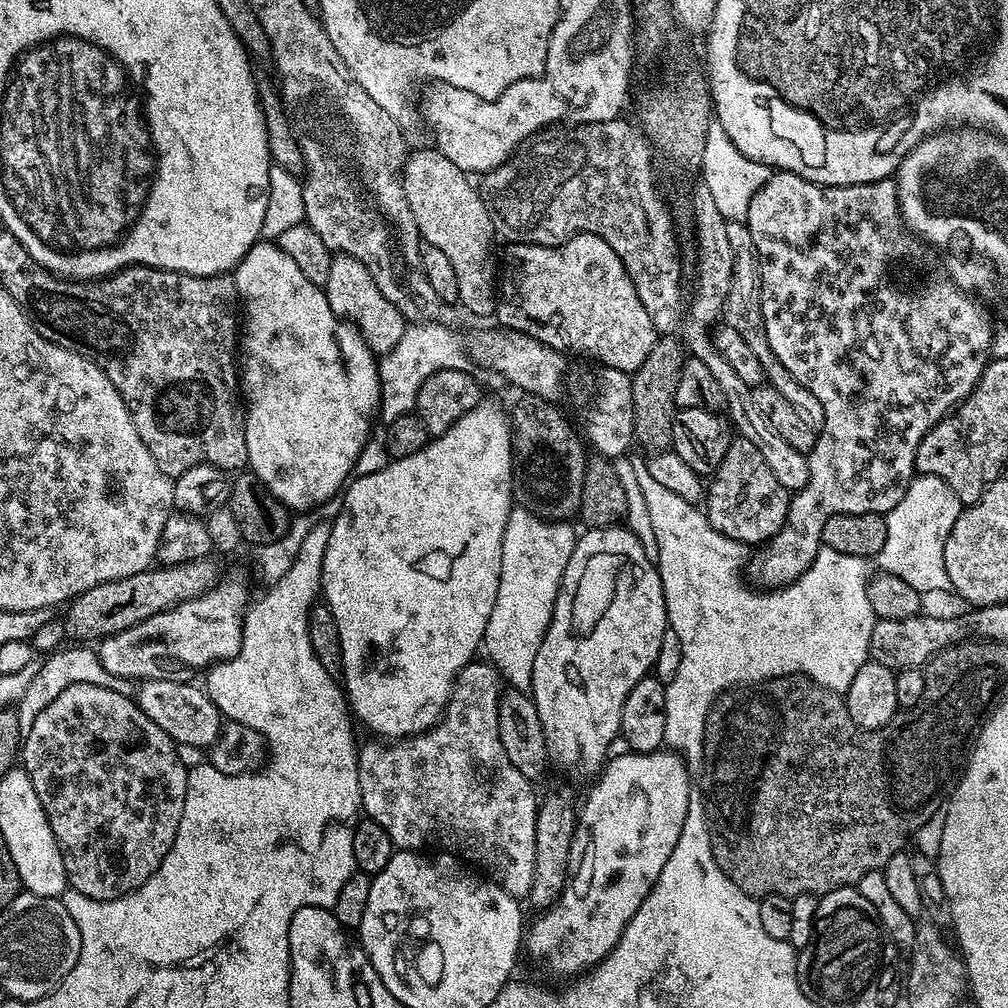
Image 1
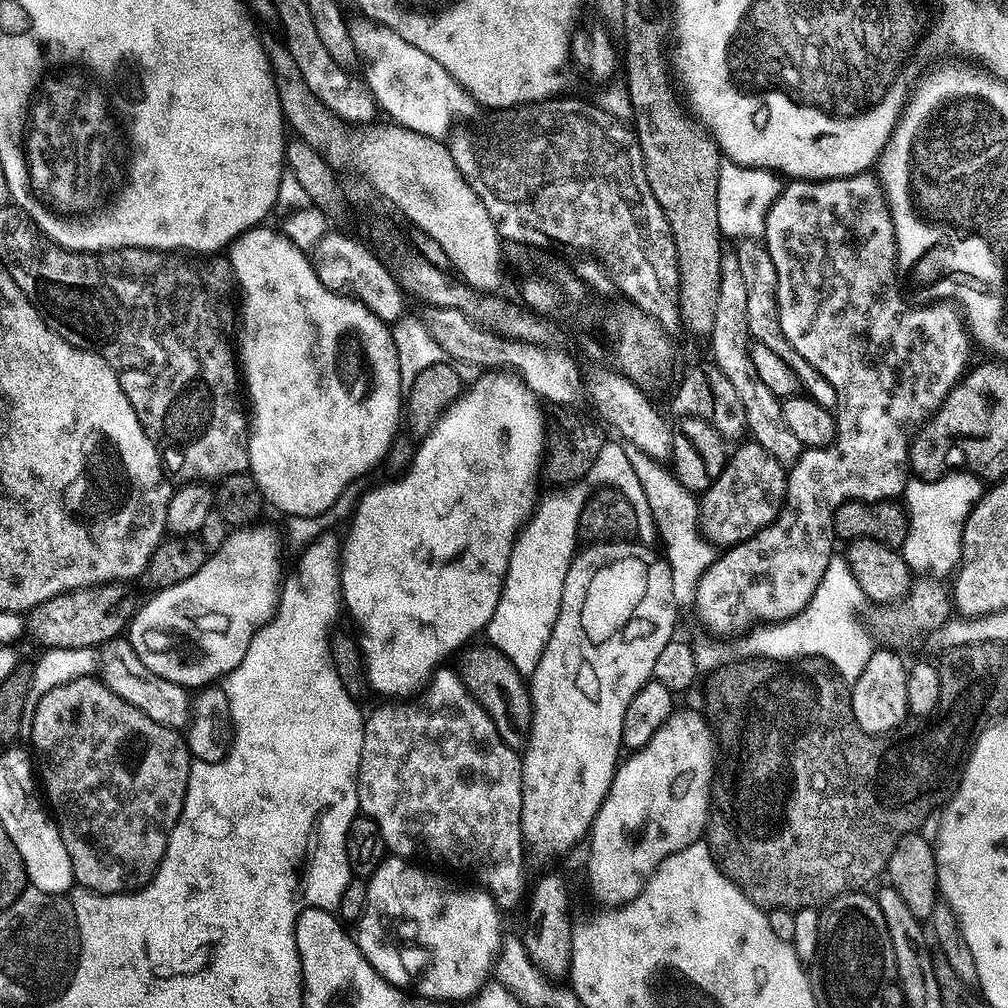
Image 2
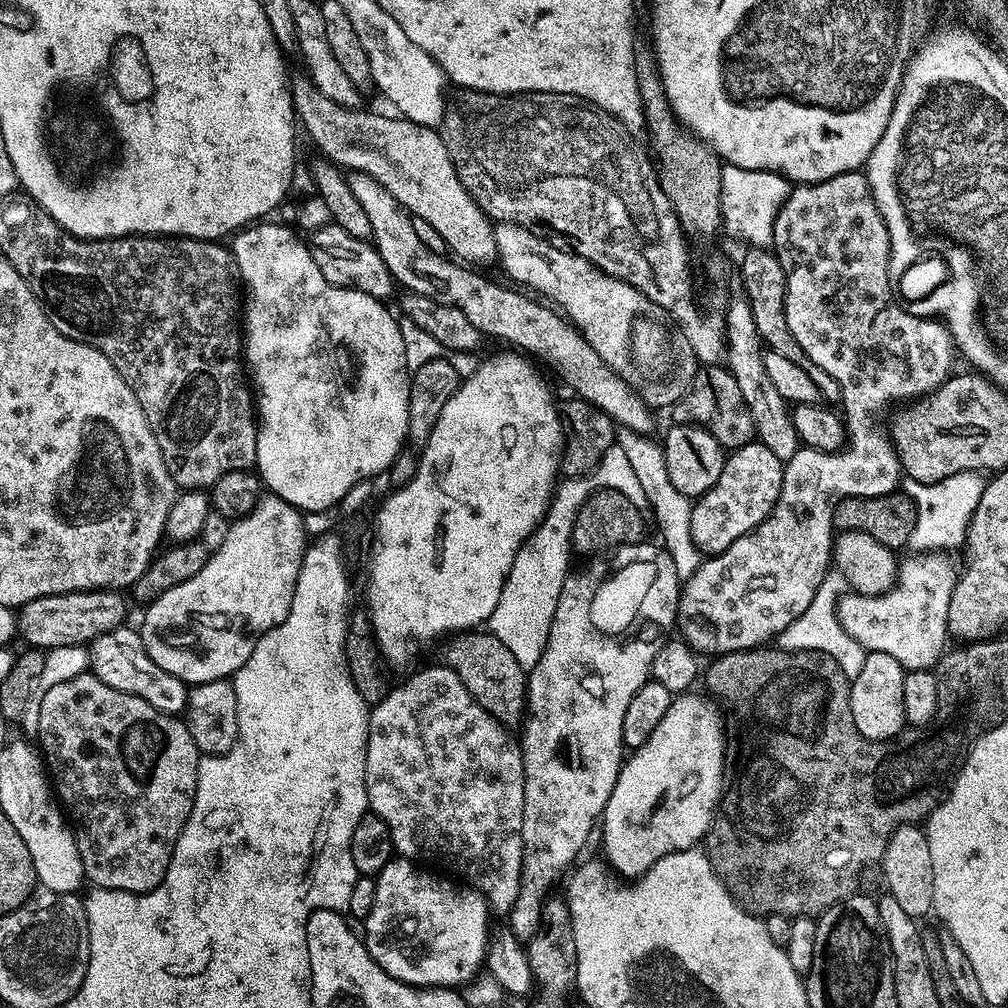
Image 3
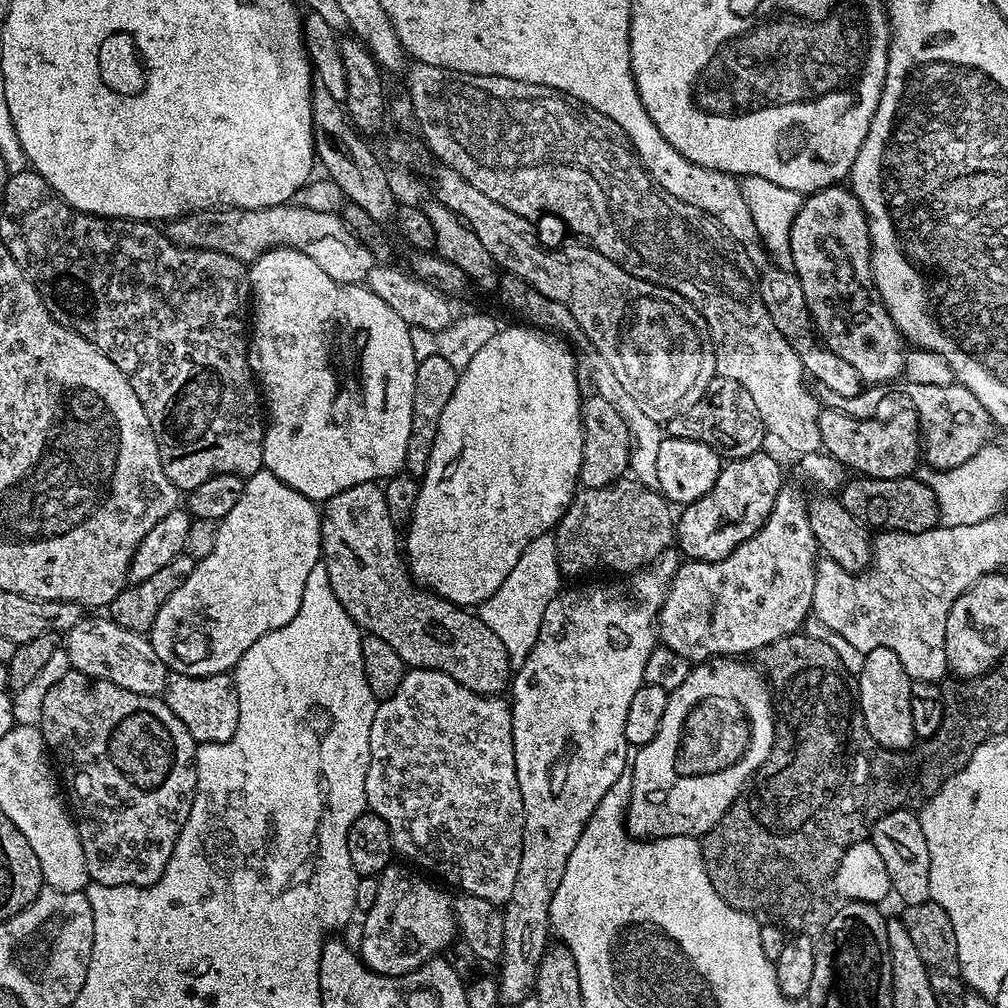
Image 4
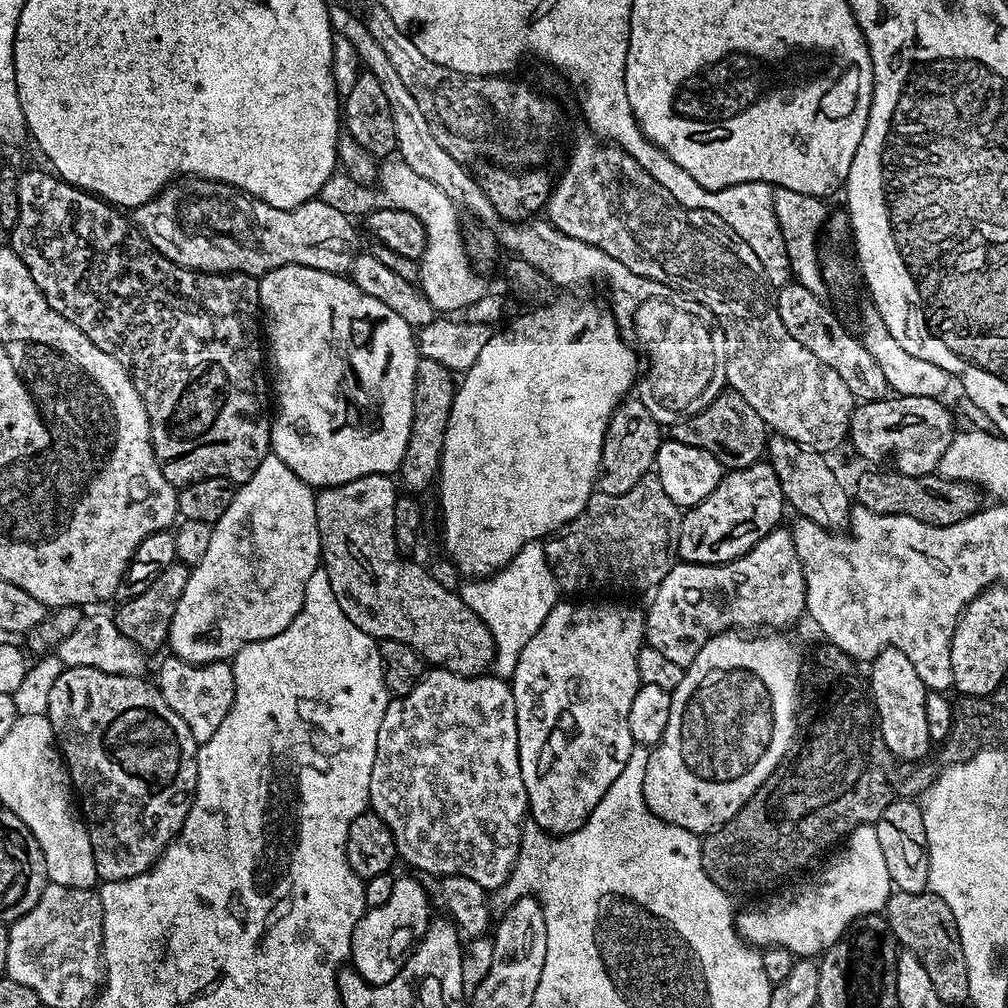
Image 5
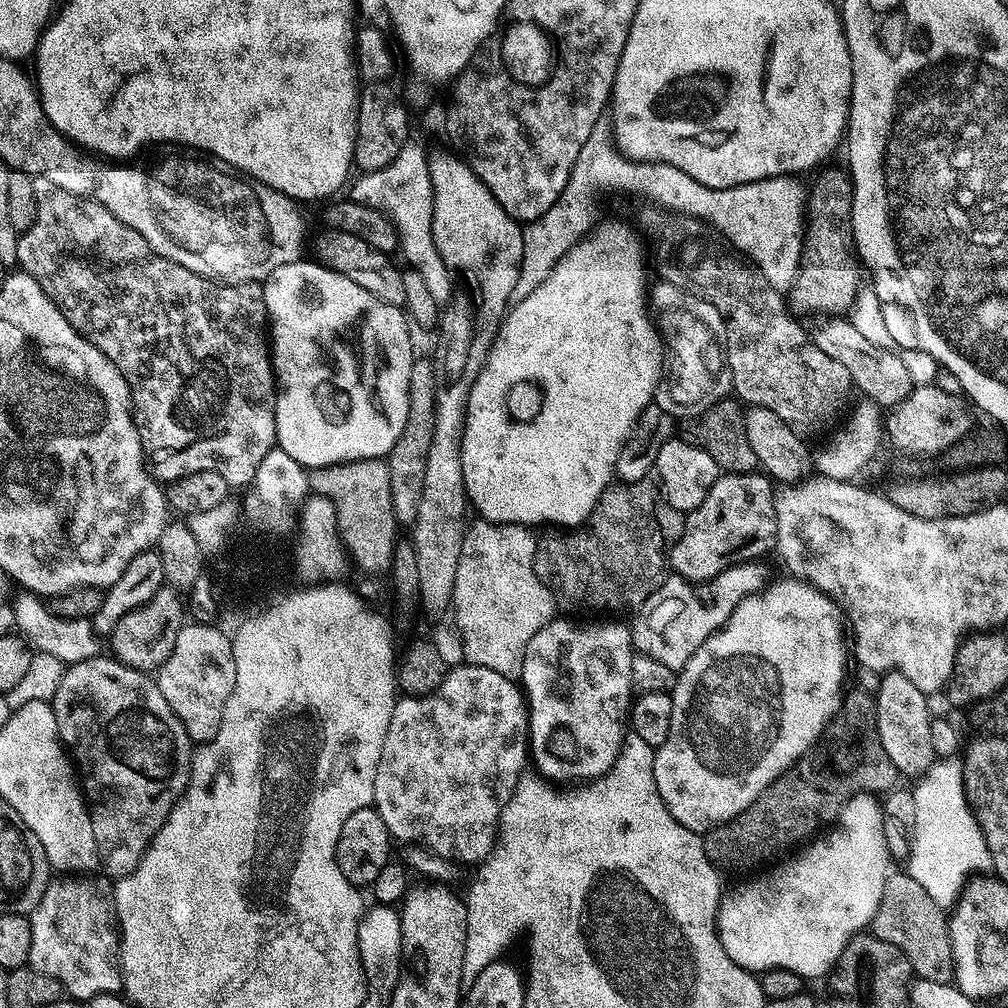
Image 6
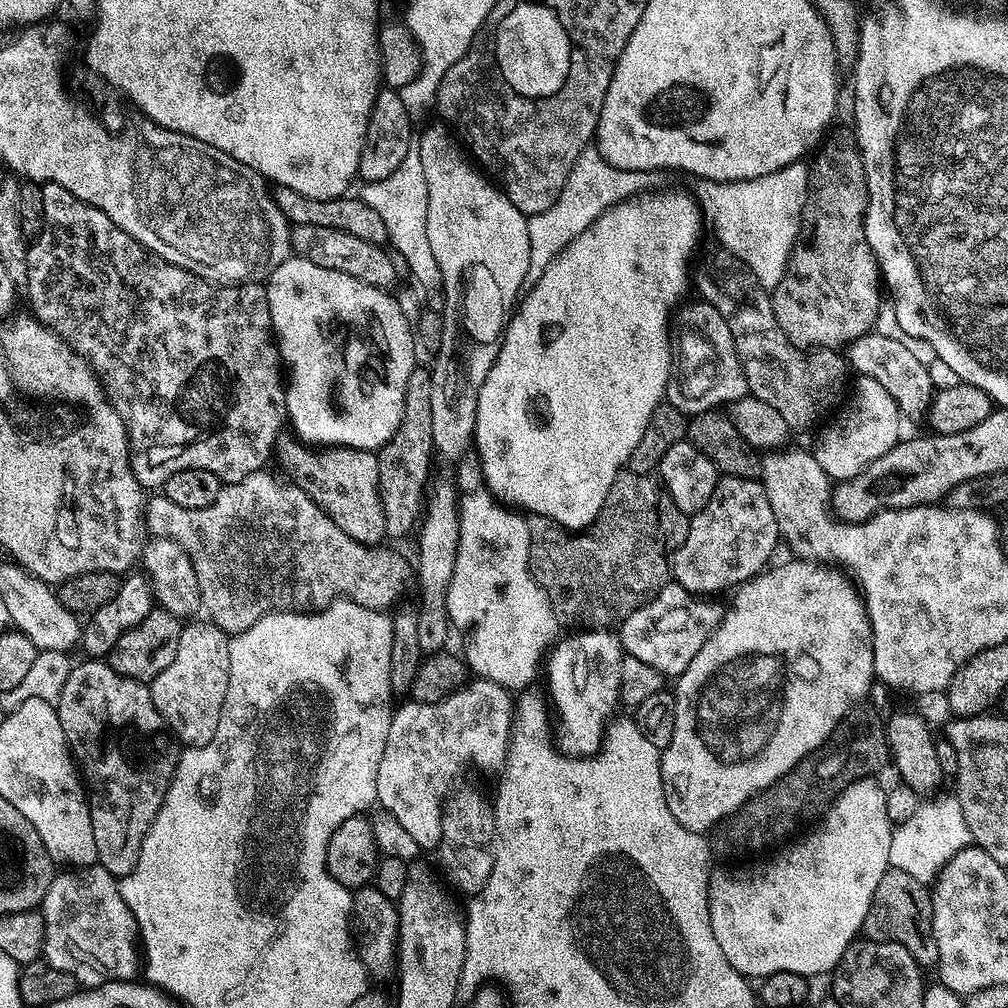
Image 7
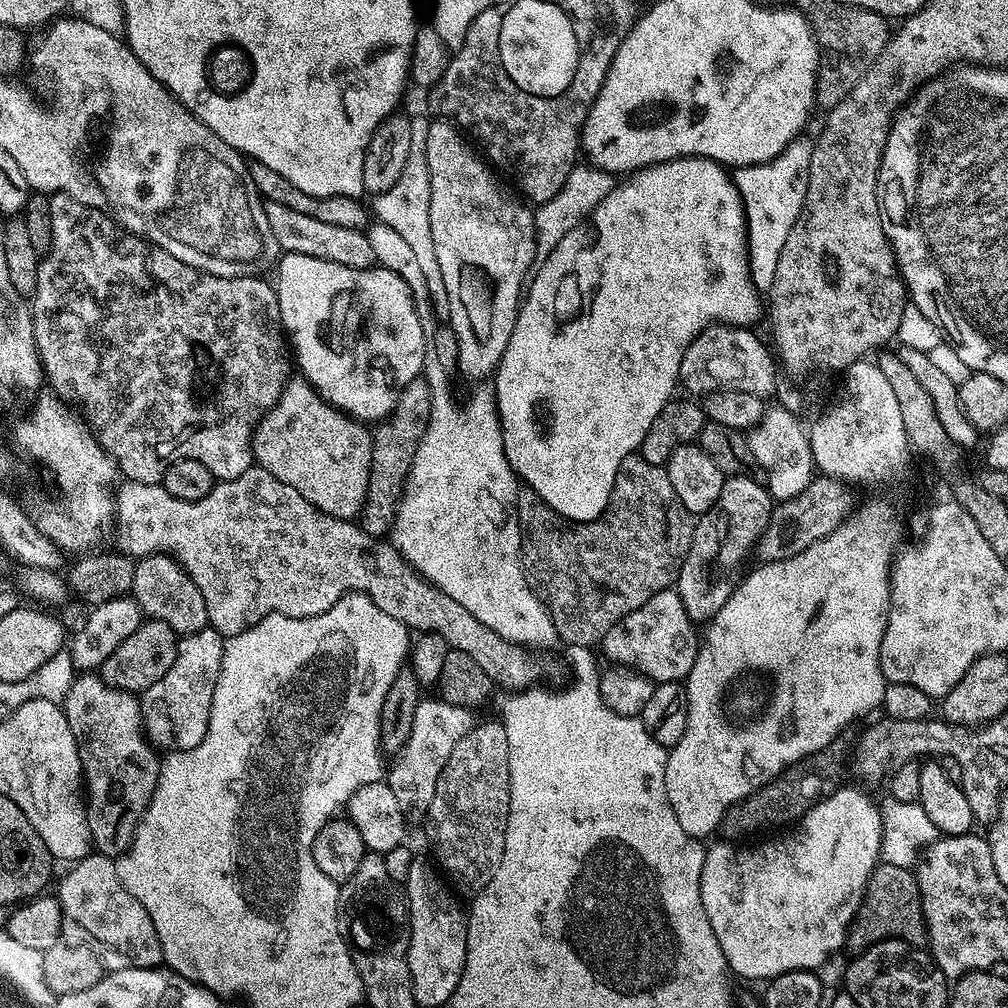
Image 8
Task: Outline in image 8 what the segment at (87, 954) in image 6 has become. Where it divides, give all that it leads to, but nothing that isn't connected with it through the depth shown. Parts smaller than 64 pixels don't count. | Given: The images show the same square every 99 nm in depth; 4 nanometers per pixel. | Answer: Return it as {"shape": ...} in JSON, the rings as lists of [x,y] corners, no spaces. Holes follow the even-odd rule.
{"shape":[[[93,854],[85,860],[75,861],[69,868],[72,869],[61,878],[60,892],[58,891],[63,919],[67,923],[69,920],[70,923],[77,924],[90,939],[97,940],[102,947],[109,948],[116,956],[121,956],[124,959],[121,961],[127,962],[131,967],[157,967],[164,959],[164,951],[160,945],[158,930],[154,930],[154,922],[150,918],[146,906],[142,906],[142,902],[138,902],[138,898],[134,898],[134,894],[130,894],[126,890],[126,886],[122,886],[120,874],[113,857]]]}

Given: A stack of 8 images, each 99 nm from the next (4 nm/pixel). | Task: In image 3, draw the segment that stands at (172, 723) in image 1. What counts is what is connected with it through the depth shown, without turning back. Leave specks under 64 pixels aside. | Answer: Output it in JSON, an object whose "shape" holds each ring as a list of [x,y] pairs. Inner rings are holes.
{"shape":[[[118,627],[92,640],[88,649],[89,669],[106,685],[122,690],[123,693],[139,696],[168,715],[177,715],[187,707],[187,685],[153,662],[146,654],[144,643],[135,629]]]}

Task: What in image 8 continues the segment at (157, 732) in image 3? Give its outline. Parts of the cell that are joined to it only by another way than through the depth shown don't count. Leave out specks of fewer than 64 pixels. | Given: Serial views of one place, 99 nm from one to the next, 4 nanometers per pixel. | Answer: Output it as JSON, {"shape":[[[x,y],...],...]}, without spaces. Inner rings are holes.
{"shape":[[[77,675],[62,707],[80,755],[93,849],[101,856],[119,858],[132,847],[136,827],[156,793],[161,753],[145,733],[139,699],[131,692],[111,688],[99,675]]]}

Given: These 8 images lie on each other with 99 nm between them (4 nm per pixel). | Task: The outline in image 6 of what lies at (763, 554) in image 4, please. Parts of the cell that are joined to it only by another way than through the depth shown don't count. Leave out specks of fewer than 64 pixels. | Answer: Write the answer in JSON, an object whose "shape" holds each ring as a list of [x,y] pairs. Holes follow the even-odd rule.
{"shape":[[[736,562],[732,567],[725,568],[717,576],[711,577],[707,582],[700,582],[696,592],[692,589],[693,581],[679,574],[672,574],[665,579],[664,583],[657,586],[635,613],[636,621],[631,621],[632,642],[637,653],[658,658],[662,666],[670,666],[674,670],[682,669],[686,666],[688,659],[695,654],[698,646],[706,642],[715,632],[727,624],[732,617],[732,611],[740,605],[746,596],[759,593],[765,587],[768,572],[760,562]]]}

